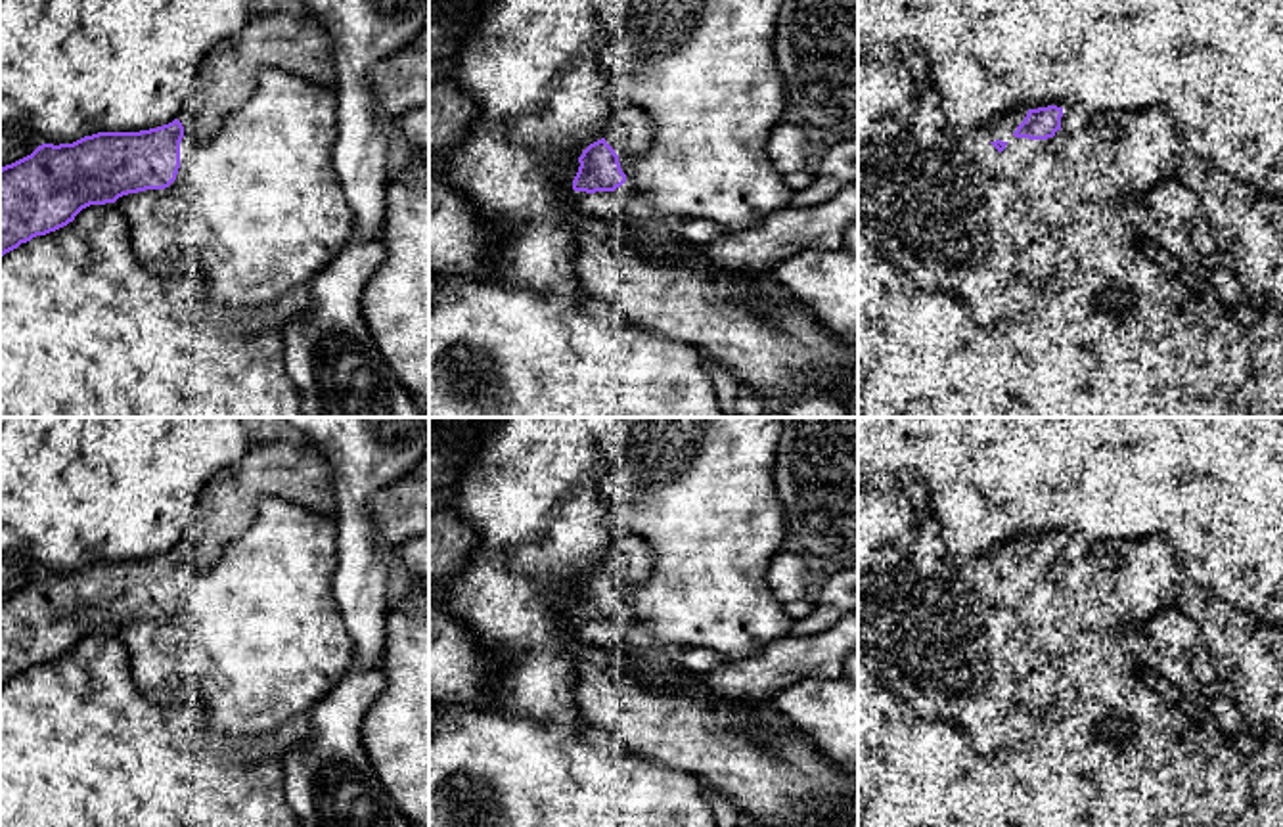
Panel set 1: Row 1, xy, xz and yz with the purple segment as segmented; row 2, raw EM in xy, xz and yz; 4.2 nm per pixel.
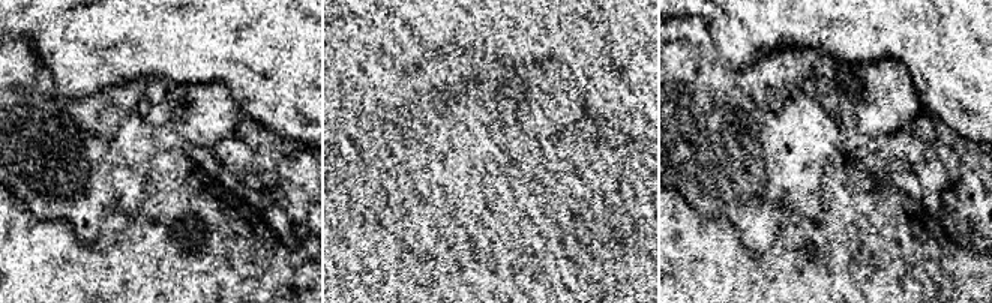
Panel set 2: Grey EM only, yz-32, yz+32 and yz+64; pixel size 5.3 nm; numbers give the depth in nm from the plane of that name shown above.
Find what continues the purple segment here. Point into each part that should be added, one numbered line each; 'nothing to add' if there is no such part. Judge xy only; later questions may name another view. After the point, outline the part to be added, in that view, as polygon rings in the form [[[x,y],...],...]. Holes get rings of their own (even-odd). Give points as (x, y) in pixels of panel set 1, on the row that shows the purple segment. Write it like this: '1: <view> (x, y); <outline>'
1: xy (301, 46); [[[253,11],[245,27],[201,63],[195,92],[178,121],[193,138],[211,138],[224,117],[245,103],[255,75],[278,67],[335,90],[335,56],[327,31],[314,19]]]

